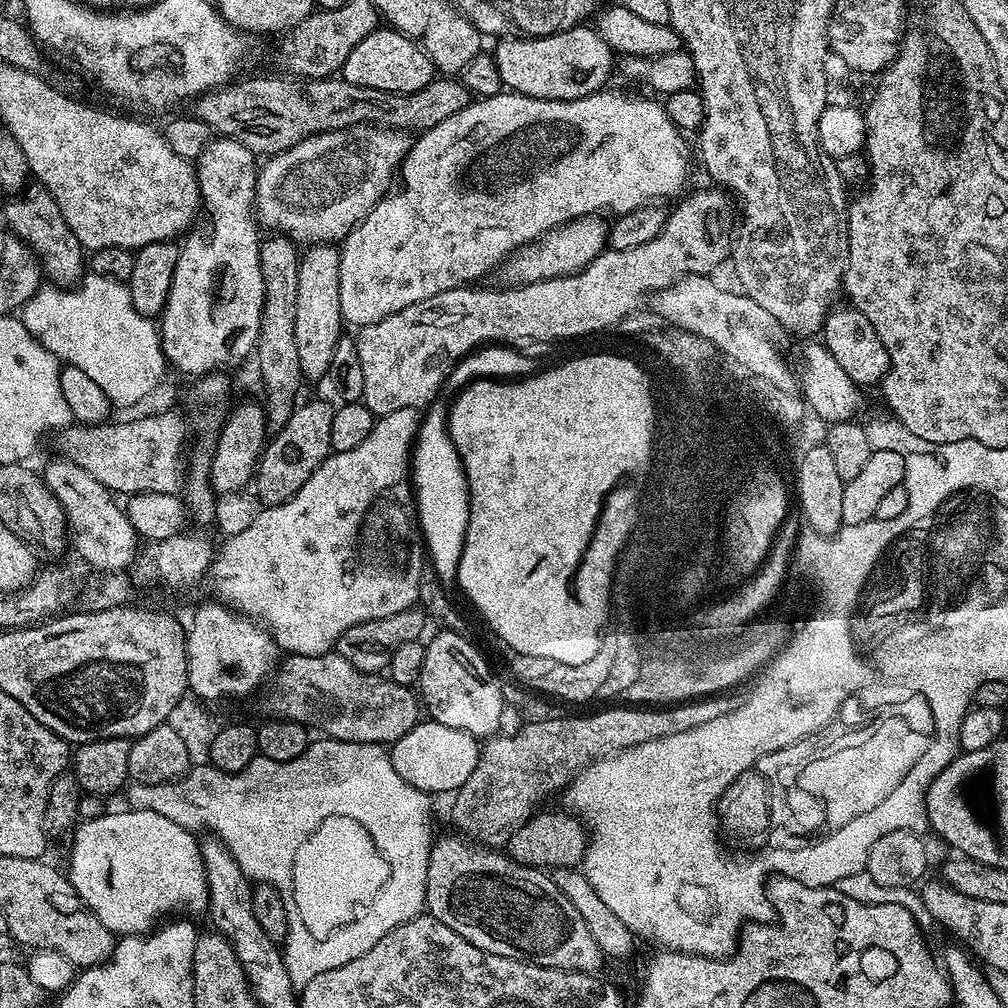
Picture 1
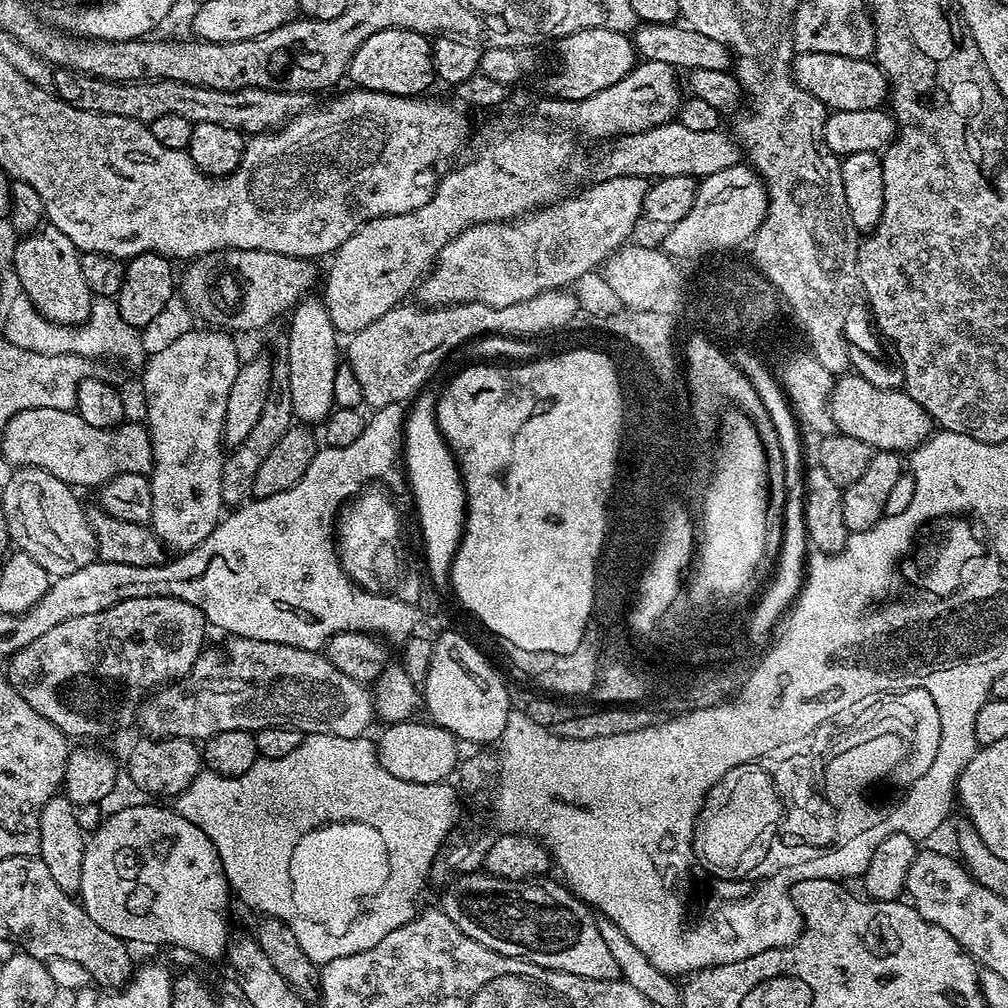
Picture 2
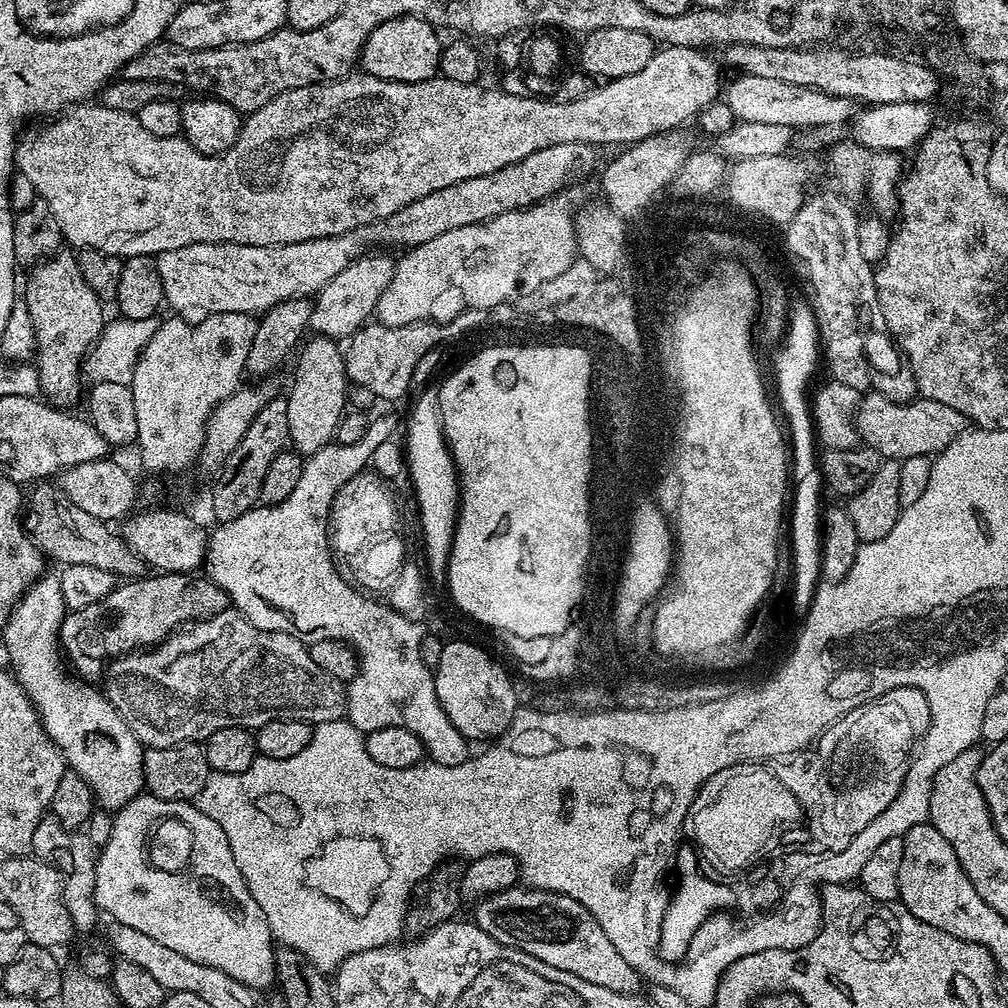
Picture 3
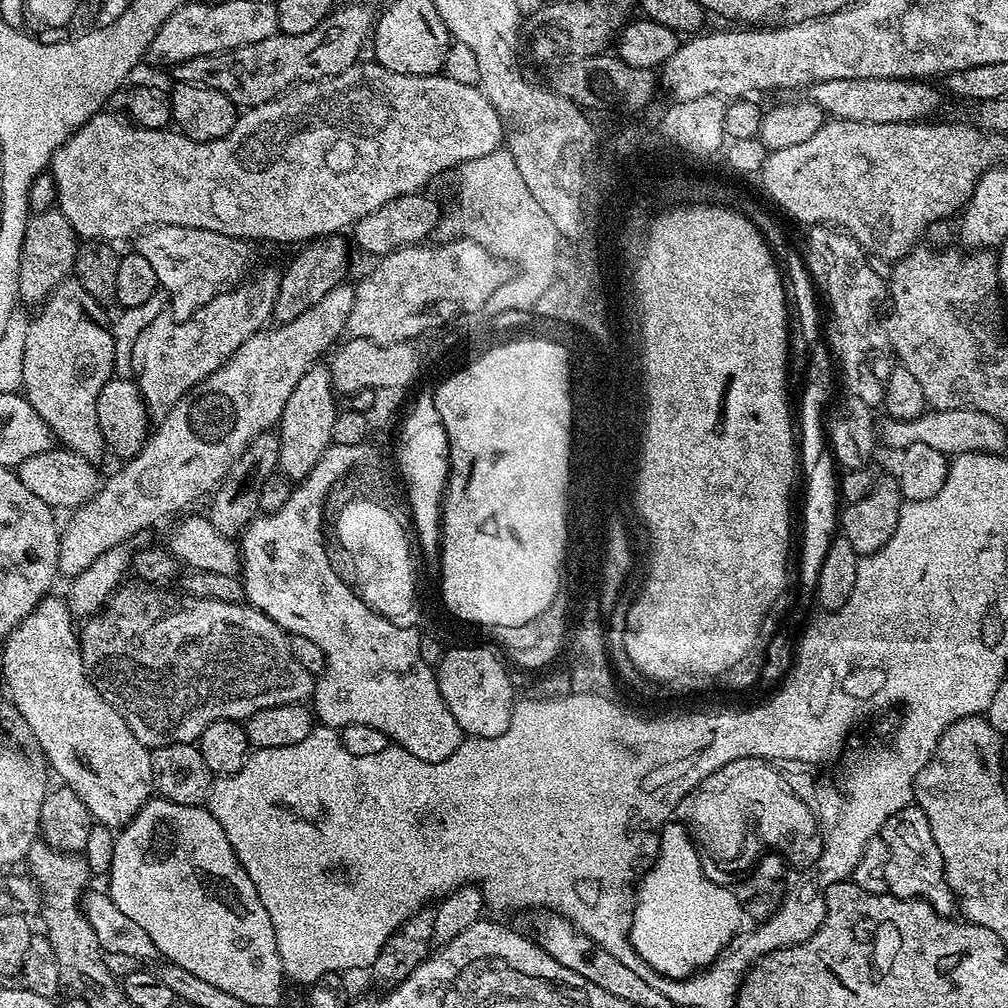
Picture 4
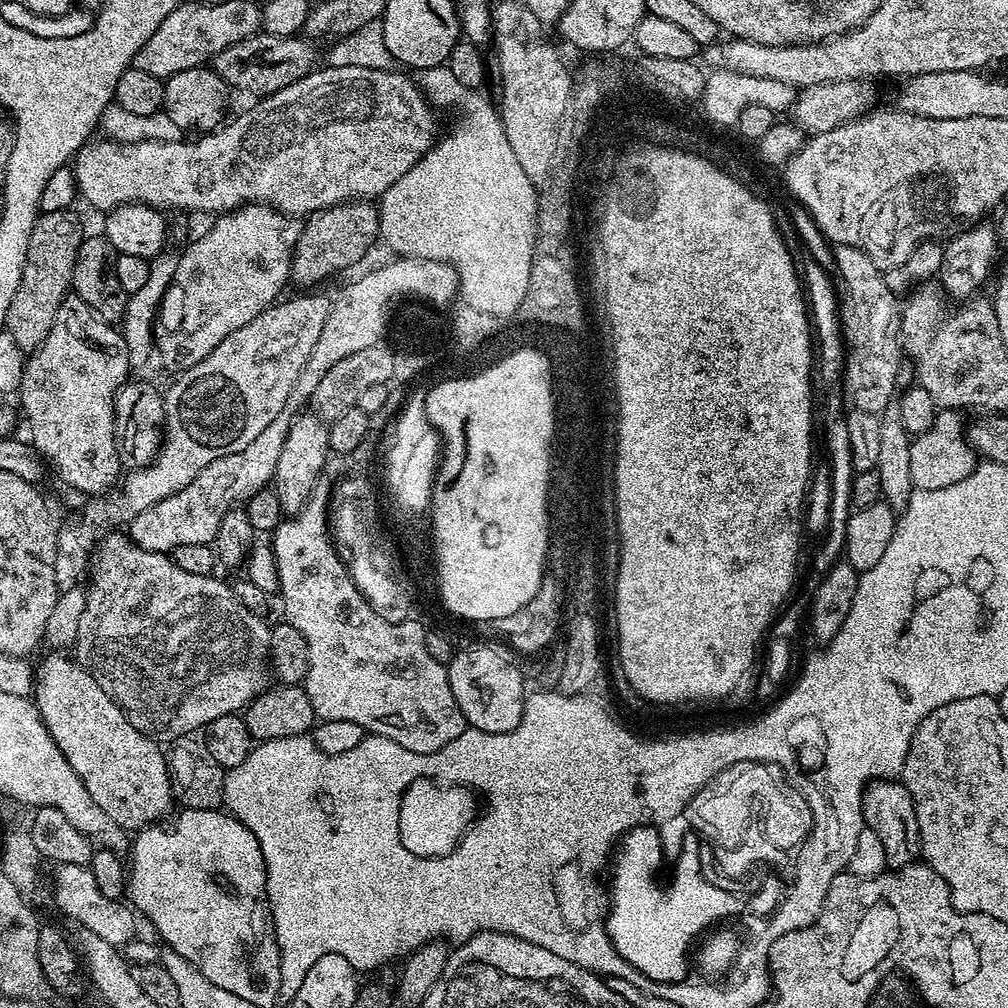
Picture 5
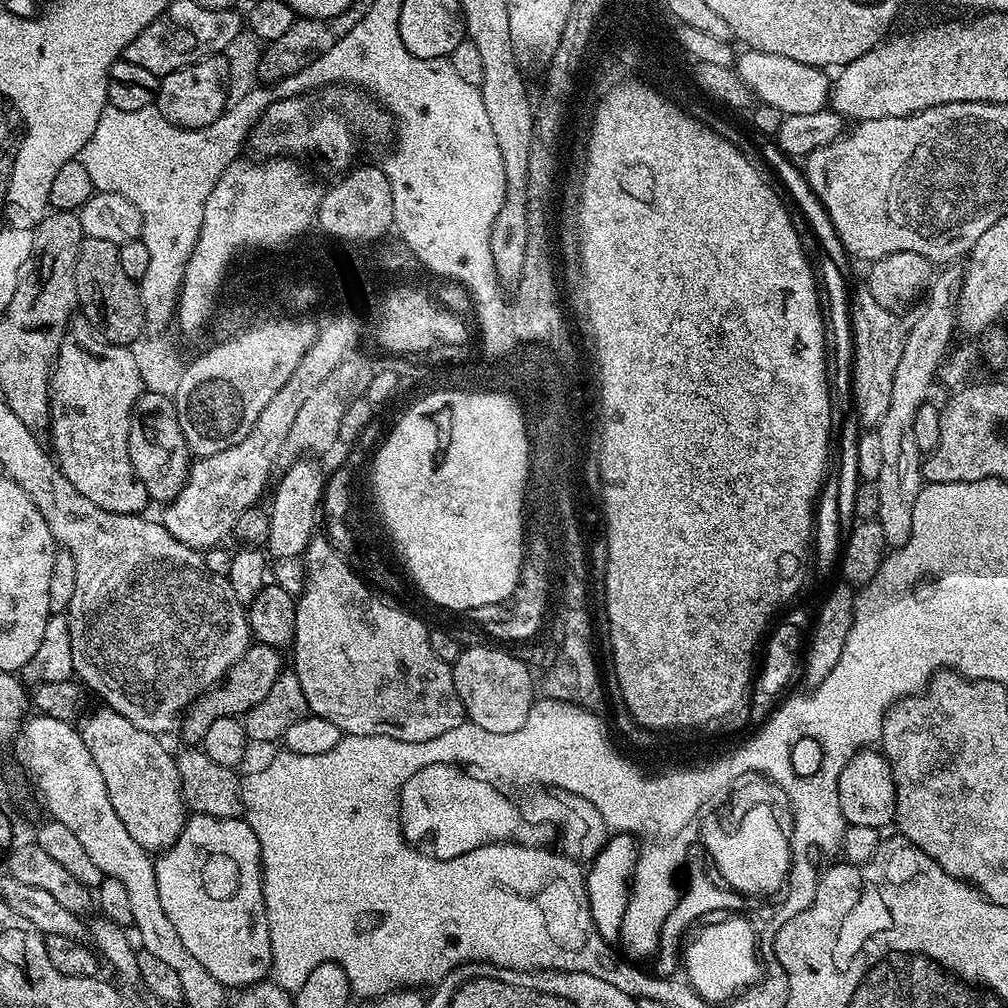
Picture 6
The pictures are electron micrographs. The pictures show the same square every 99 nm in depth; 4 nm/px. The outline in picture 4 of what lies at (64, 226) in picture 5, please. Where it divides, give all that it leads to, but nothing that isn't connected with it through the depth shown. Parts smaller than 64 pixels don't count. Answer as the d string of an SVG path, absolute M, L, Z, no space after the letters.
M58 210L29 215L26 234L22 238L22 254L18 270L19 299L39 306L63 280L73 275L78 251L78 237L74 226Z

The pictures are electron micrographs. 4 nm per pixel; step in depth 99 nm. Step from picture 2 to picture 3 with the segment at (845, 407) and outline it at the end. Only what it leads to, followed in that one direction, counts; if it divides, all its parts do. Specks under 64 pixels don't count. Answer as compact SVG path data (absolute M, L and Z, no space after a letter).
M872 390L861 399L856 412L856 428L861 441L873 448L885 460L905 460L919 456L935 457L954 438L966 431L966 421L958 410L953 410L943 402L917 398L909 404L890 402L881 392Z

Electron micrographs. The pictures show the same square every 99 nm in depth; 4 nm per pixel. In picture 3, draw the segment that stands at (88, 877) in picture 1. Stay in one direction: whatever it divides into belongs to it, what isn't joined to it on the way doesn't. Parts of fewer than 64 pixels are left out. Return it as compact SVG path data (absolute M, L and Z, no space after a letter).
M151 794L135 796L125 808L119 809L113 815L113 830L110 833L110 840L99 849L96 857L96 877L94 878L94 898L96 907L101 913L104 912L115 923L122 926L130 926L141 934L147 934L159 942L161 946L167 946L177 954L185 958L191 958L193 962L202 962L202 966L214 966L214 970L222 970L222 974L228 974L230 978L236 978L253 990L273 987L276 984L276 950L274 937L270 926L266 922L266 914L262 914L262 906L254 902L254 894L246 886L242 878L242 870L238 870L238 862L234 862L234 854L230 854L230 842L226 842L226 834L222 834L222 826L214 822L214 818L206 818L202 810L197 808L195 803L186 800L163 800Z

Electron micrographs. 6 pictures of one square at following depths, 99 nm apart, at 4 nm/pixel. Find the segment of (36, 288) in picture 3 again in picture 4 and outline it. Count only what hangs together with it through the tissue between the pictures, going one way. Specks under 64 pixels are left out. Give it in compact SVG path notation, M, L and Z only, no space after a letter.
M75 278L63 280L39 305L37 316L31 317L26 330L26 354L22 354L22 395L34 406L38 418L48 424L53 437L65 449L84 456L88 461L95 461L99 452L105 451L104 439L98 426L98 394L108 380L113 379L116 371L114 338L109 327L110 320L104 317L105 309Z

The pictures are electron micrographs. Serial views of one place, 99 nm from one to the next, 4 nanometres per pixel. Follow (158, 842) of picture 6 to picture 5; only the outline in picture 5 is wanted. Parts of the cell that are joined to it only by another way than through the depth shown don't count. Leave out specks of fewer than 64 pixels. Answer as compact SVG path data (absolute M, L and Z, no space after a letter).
M50 654L41 662L40 668L34 672L34 703L41 719L44 720L50 738L57 744L66 758L66 762L73 767L74 772L82 780L91 798L125 830L139 830L160 820L168 811L174 808L170 782L168 781L168 761L166 752L157 741L143 736L124 716L124 711L117 706L94 682L88 671L77 664L75 659L64 654Z

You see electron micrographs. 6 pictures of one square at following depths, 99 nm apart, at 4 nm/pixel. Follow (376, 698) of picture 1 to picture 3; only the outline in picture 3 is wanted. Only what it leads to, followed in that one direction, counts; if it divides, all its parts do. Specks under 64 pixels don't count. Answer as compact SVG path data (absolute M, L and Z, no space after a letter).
M235 610L220 612L214 618L215 624L216 636L210 637L209 640L176 640L177 638L169 638L163 644L155 645L151 650L137 650L127 656L119 657L107 665L106 675L102 680L102 685L104 684L102 686L103 691L106 693L108 701L118 710L118 714L122 714L122 718L128 723L132 733L140 739L141 744L148 748L165 748L175 744L203 742L207 740L210 734L214 734L214 730L226 730L227 728L255 730L266 726L266 722L274 722L275 720L301 720L315 726L322 722L345 719L345 685L341 681L330 678L330 674L326 674L316 665L310 658L308 644L305 641L281 632L262 632L259 628L255 628L245 616L241 616Z

